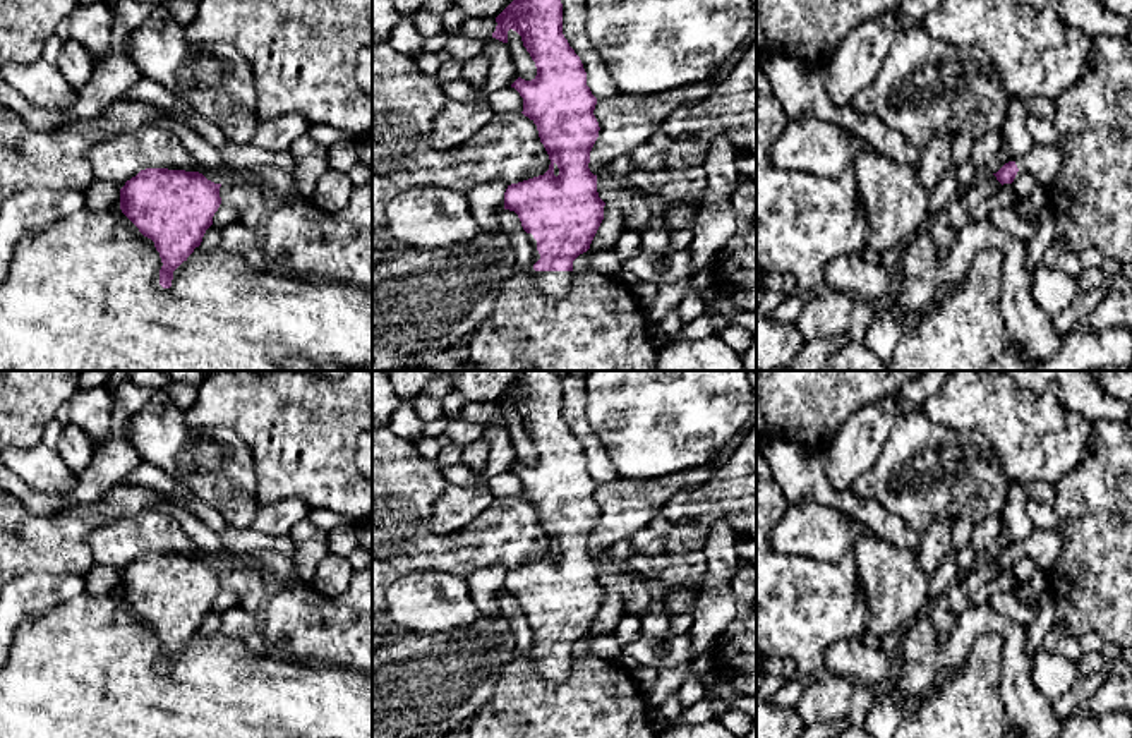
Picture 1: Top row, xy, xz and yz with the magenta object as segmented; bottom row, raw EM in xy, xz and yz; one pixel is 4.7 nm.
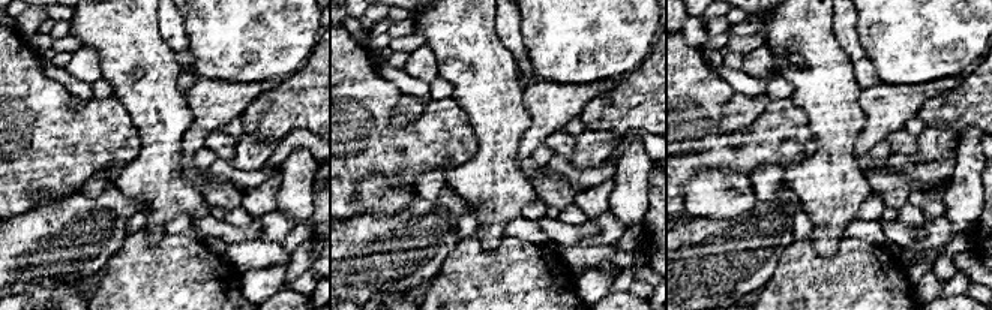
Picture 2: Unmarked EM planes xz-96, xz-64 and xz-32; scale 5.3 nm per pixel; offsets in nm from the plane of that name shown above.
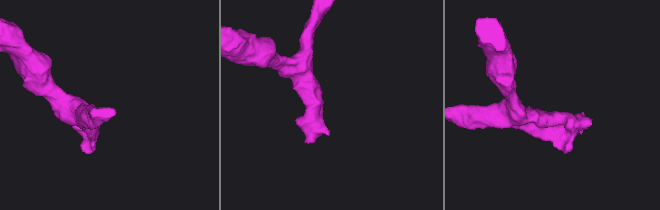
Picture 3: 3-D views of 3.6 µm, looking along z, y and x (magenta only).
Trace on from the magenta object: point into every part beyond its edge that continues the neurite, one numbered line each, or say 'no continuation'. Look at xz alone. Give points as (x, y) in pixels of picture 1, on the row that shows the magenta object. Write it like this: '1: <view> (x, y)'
1: xz (554, 284)

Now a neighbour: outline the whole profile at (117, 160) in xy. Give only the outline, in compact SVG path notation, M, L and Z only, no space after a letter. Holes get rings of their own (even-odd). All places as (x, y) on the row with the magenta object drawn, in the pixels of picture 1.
M154 125L99 141L89 149L87 160L96 180L118 189L146 168L197 172L199 166L177 134Z

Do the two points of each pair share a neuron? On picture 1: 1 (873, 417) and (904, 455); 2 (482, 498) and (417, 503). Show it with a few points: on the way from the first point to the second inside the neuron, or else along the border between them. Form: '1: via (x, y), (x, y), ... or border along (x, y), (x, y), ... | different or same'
1: border along (901, 417), (892, 428), (879, 459), (867, 471) | different
2: border along (446, 483), (433, 508), (431, 529), (436, 534) | different

